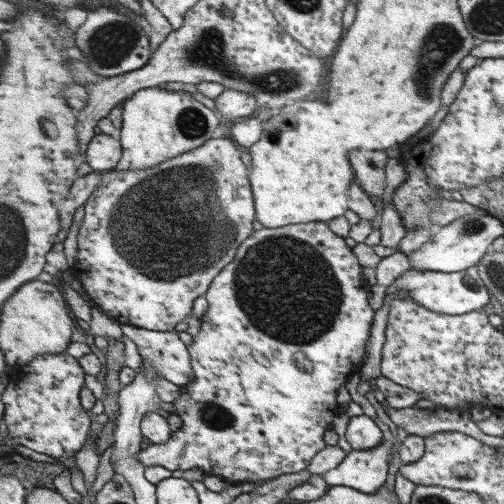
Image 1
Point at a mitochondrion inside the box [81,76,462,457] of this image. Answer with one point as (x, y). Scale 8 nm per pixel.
(284, 287)

